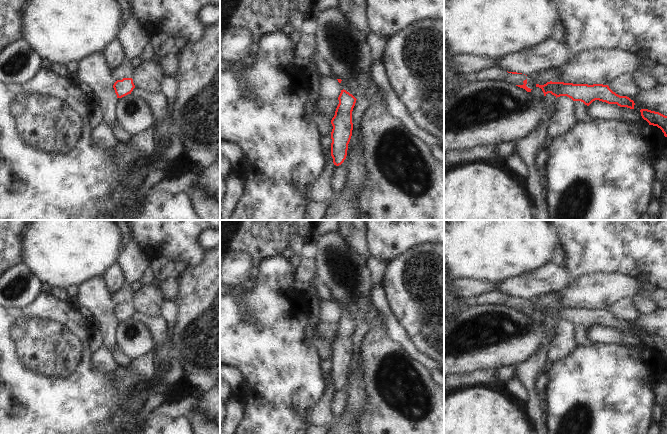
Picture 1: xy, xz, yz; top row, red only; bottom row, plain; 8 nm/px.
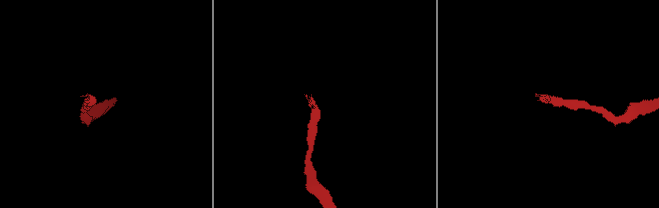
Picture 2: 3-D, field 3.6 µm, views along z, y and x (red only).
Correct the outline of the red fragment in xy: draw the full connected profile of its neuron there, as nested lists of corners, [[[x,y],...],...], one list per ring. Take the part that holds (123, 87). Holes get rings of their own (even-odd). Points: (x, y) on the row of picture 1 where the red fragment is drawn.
[[[123,78],[122,80],[117,80],[114,83],[113,88],[115,90],[117,98],[122,98],[128,94],[131,94],[135,88],[135,85],[132,78]]]

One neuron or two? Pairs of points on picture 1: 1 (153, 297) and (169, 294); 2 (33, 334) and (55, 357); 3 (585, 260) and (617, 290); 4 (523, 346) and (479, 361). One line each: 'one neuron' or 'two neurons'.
1: two neurons
2: one neuron
3: two neurons
4: one neuron

